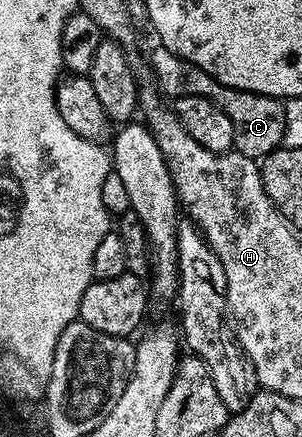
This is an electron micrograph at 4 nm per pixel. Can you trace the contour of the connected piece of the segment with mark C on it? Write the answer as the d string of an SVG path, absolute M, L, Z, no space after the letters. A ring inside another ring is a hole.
M156 46L152 52L152 76L155 87L165 97L201 96L217 104L222 110L222 114L226 114L226 118L230 118L230 126L234 126L232 147L243 156L249 156L250 159L259 161L261 158L269 156L275 148L283 145L286 130L286 110L283 99L257 92L243 92L237 88L220 84L210 74L206 74L206 70L194 66L194 62L174 54L163 46Z

